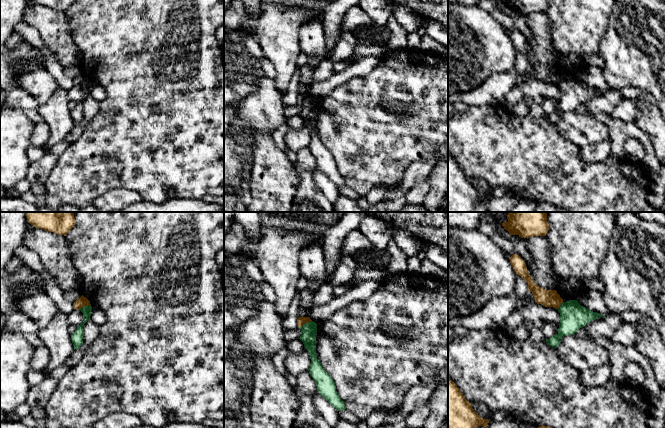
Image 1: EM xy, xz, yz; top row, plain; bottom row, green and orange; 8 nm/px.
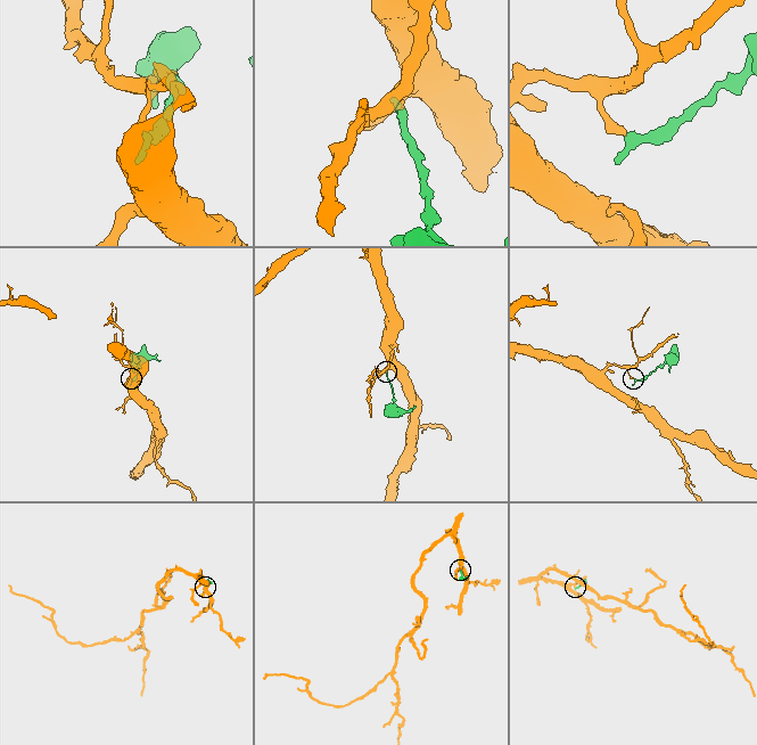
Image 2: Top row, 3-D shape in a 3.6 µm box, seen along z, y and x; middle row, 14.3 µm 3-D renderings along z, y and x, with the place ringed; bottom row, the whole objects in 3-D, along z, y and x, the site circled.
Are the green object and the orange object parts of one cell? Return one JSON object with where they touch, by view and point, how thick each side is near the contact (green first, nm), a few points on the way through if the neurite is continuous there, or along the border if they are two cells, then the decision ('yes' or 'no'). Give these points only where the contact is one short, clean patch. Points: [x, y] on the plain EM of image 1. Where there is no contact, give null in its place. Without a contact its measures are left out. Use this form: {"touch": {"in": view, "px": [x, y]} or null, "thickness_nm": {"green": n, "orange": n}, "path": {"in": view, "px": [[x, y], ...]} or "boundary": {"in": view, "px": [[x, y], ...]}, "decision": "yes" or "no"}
{"touch": {"in": "xz", "px": [306, 99]}, "thickness_nm": {"green": 130, "orange": 70}, "boundary": {"in": "xz", "px": [[312, 97], [308, 97], [299, 103]]}, "decision": "no"}

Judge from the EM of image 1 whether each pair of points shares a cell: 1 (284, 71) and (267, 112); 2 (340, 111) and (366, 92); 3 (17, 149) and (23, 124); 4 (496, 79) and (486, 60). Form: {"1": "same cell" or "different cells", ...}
{"1": "different cells", "2": "same cell", "3": "same cell", "4": "different cells"}

